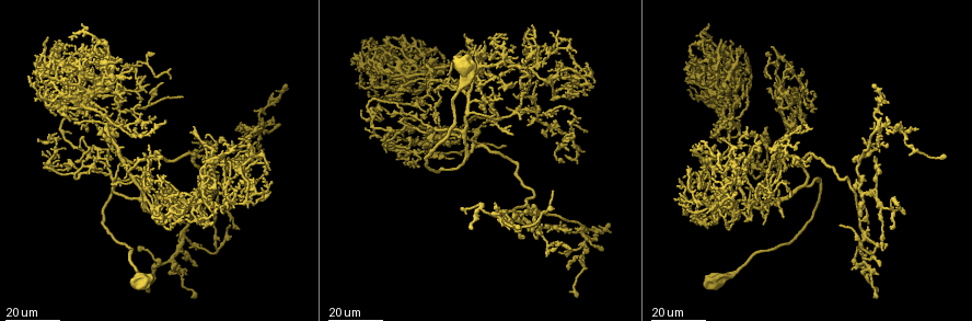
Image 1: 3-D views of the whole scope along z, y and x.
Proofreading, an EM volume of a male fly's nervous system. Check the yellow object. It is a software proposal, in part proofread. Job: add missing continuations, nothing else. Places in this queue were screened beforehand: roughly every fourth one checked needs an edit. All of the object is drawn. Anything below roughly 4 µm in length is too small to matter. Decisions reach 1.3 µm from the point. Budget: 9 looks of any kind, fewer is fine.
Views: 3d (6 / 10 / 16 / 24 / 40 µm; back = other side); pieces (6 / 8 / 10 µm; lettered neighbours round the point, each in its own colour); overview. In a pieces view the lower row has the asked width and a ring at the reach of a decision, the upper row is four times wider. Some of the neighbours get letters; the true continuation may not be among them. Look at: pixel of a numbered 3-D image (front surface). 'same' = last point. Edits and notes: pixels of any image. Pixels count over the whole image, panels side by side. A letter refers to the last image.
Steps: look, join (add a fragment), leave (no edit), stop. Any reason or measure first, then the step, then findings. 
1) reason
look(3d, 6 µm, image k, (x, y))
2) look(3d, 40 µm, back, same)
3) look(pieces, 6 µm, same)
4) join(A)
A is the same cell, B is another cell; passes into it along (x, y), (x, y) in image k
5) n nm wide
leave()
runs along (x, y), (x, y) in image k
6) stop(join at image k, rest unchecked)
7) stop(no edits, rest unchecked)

branch stops here
look(3d, 16 µm, image 1, (720, 38))

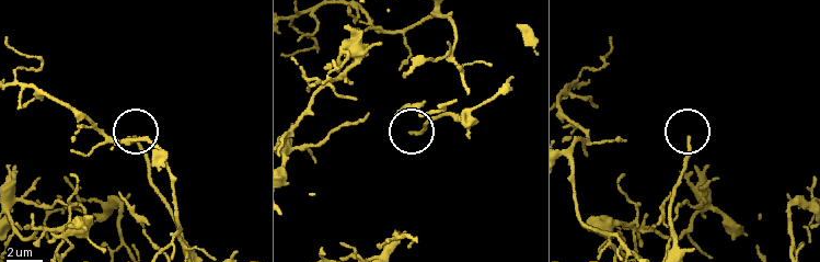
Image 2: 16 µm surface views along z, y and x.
see the neighbours
look(pieces, 10 µm, image 2, (409, 133))

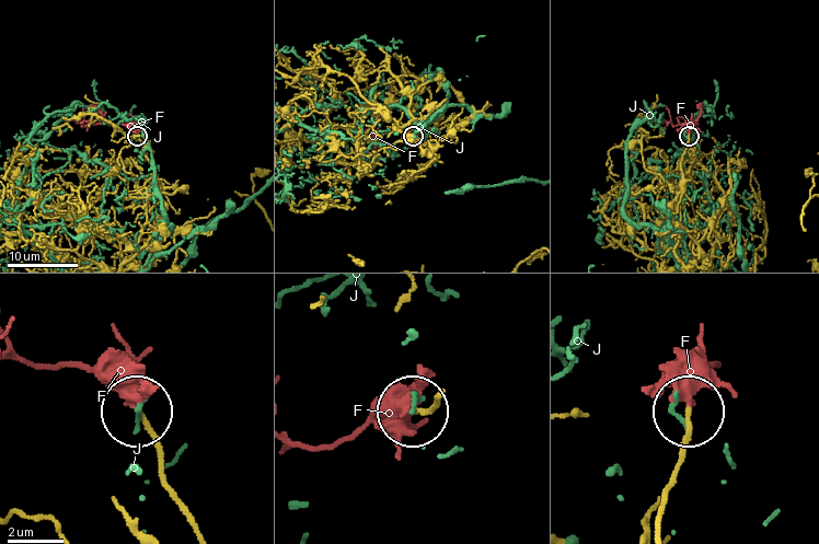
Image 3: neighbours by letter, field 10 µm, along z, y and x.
join(F)
F is the same cell, J is another cell; it goes on there

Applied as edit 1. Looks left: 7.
look(overview)

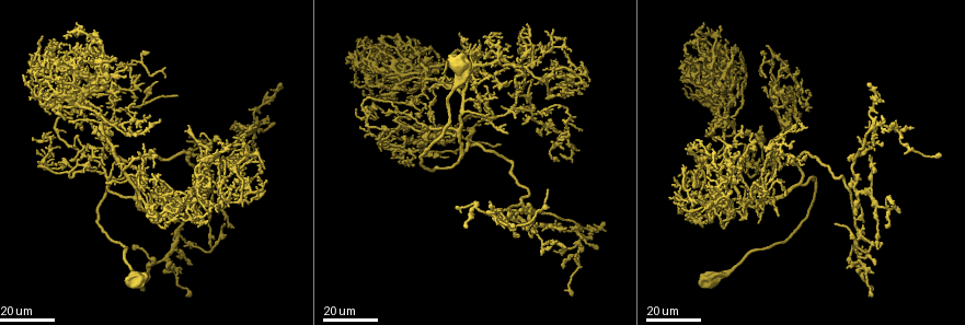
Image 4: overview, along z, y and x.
branch stops here
look(3d, 16 µm, image 4, (740, 85))

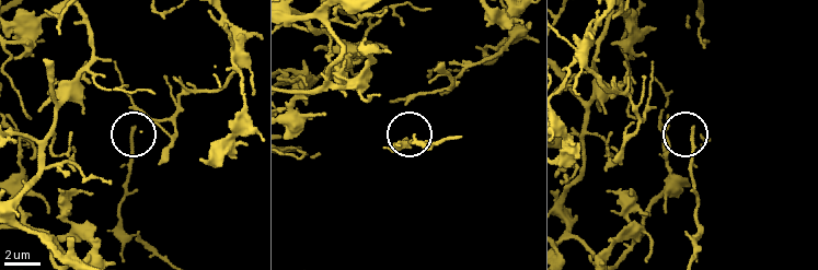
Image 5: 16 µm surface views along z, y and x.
look(pieces, 8 µm, image 5, (694, 129))

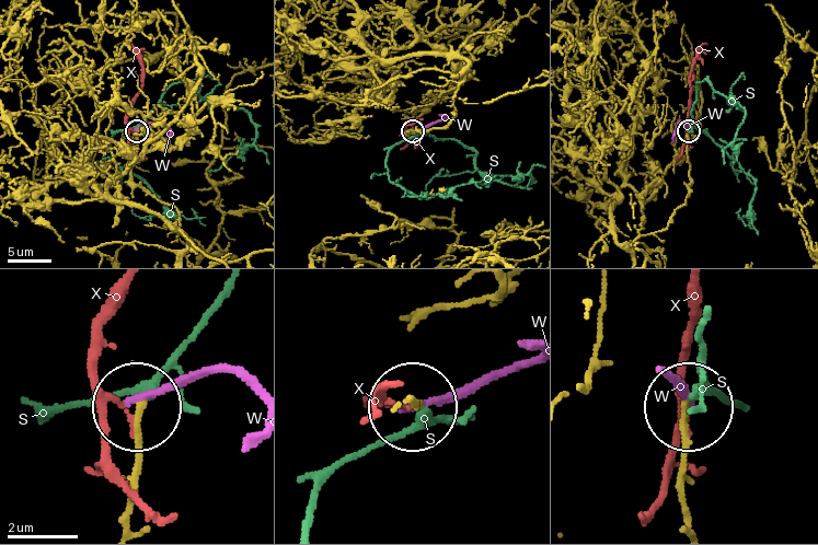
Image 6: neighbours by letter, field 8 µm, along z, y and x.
170 nm wide
join(S)
S is the same cell, W and X are other cells; passes into it along (687, 152), (698, 82), (704, 80), (744, 108) in image 6; the neuron continues

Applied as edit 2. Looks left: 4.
branch stops here
look(3d, 16 µm, image 4, (69, 57))

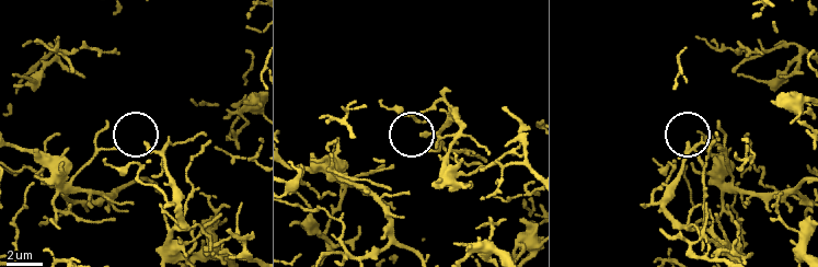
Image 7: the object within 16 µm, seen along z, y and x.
look(pieces, 8 µm, image 7, (144, 144))

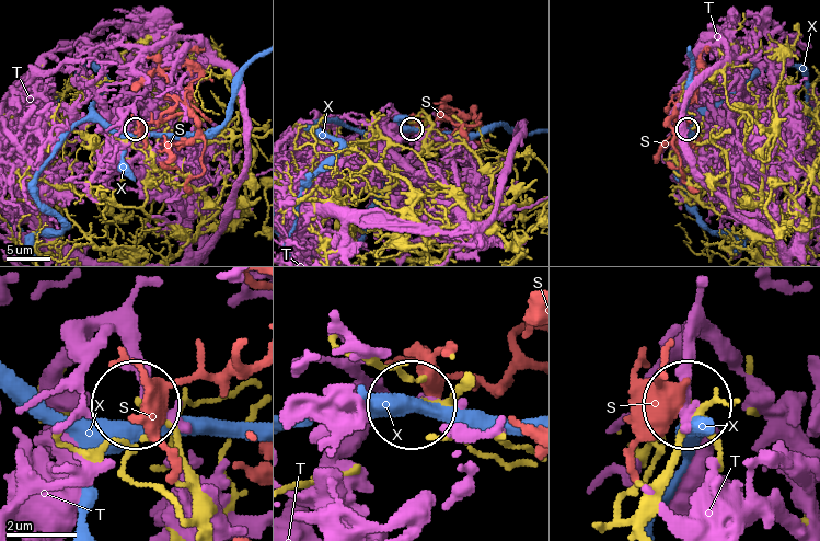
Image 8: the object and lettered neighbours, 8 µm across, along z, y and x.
220 nm wide
leave()
S, T and X are other cells; runs along (205, 517), (181, 447), (137, 405) in image 8; no lettered fragment goes on from it

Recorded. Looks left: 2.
thin end
look(3d, 24 µm, image 4, (231, 191))

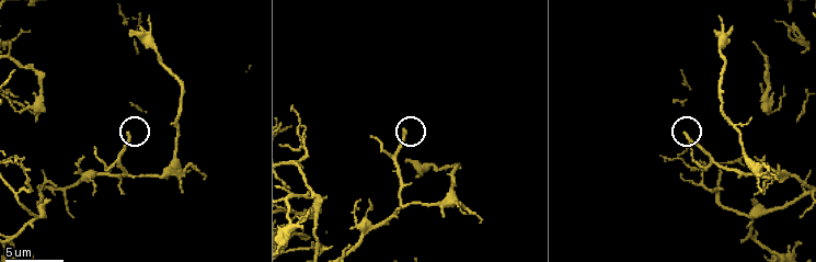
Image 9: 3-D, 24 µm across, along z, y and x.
look(pieces, 10 µm, image 9, (128, 132))

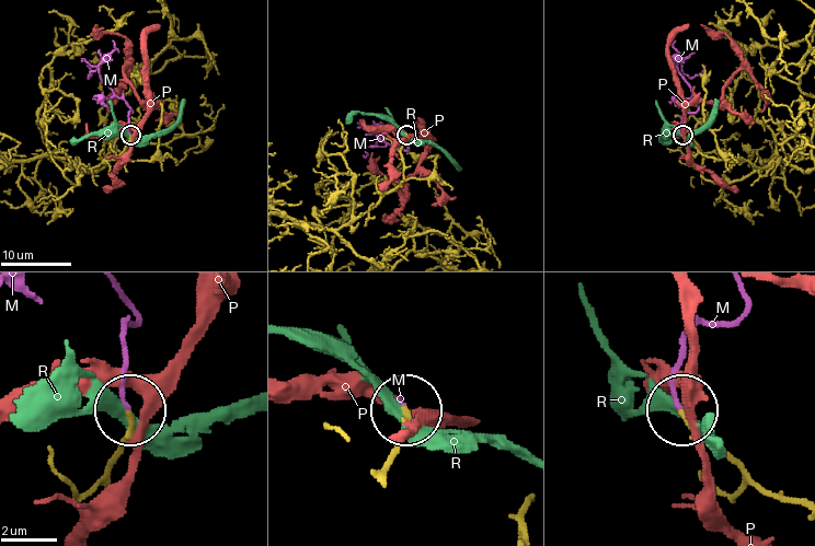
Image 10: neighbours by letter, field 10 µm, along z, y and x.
190 nm wide
join(M)
M is the same cell, P and R are other cells; passes into it along (106, 479), (128, 422), (121, 338), (133, 316), (126, 295) in image 10; it goes on there

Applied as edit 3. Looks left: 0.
stop(join at image 3, join at image 6, join at image 10, rest unchecked)

